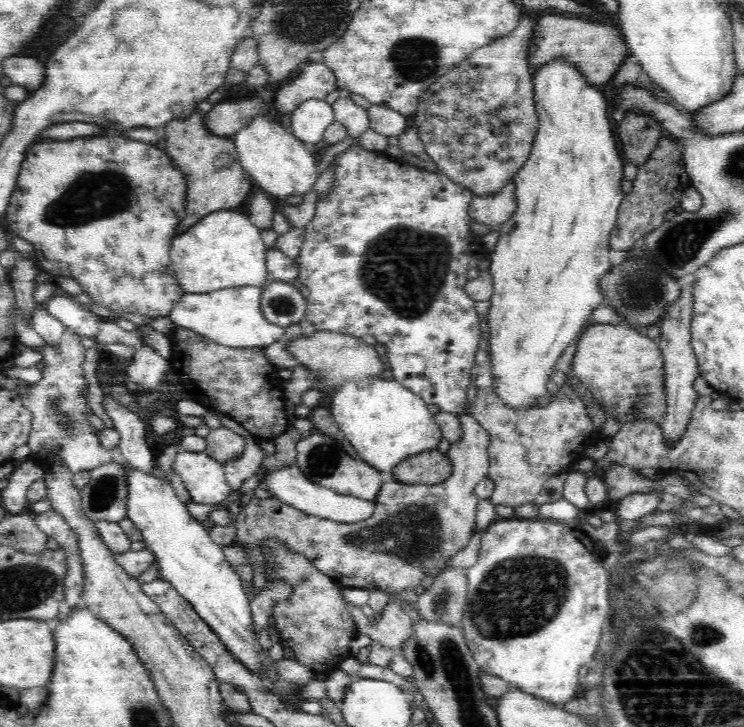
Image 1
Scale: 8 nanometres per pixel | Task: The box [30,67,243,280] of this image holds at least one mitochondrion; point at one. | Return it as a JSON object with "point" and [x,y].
{"point":[95,194]}

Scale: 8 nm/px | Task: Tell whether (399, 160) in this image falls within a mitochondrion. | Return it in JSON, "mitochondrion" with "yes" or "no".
{"mitochondrion":"no"}

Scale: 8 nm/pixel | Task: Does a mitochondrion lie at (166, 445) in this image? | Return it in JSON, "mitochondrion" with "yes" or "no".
{"mitochondrion":"no"}

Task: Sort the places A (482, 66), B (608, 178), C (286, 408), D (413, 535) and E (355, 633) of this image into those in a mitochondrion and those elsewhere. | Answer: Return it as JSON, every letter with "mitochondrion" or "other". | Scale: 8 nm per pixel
{"A":"other","B":"other","C":"other","D":"mitochondrion","E":"other"}

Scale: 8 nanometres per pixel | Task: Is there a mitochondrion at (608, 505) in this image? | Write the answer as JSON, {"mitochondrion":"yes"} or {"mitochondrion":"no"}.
{"mitochondrion":"no"}

